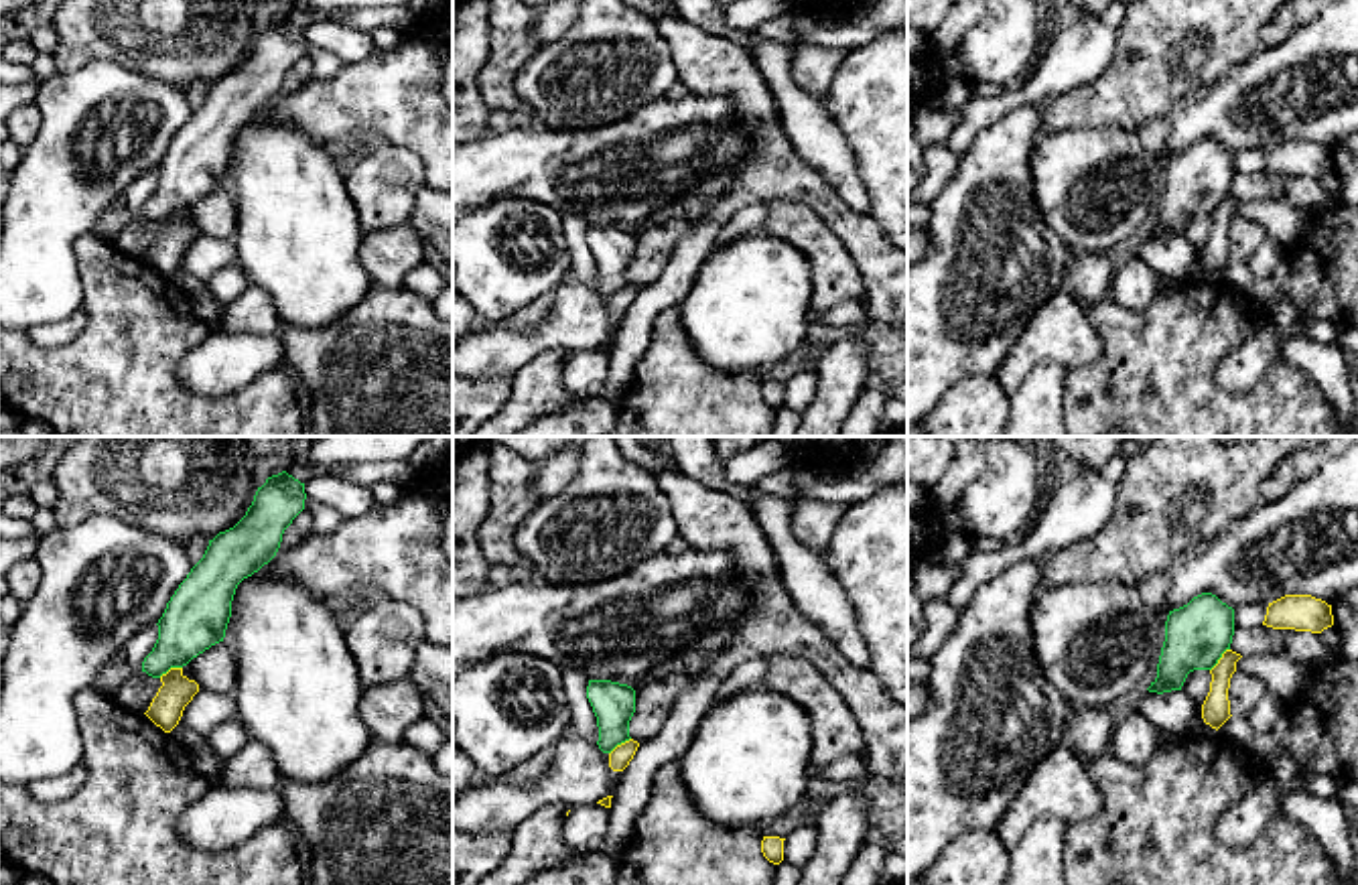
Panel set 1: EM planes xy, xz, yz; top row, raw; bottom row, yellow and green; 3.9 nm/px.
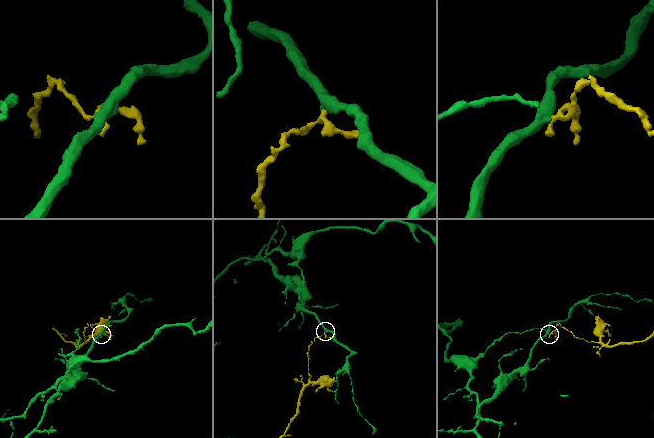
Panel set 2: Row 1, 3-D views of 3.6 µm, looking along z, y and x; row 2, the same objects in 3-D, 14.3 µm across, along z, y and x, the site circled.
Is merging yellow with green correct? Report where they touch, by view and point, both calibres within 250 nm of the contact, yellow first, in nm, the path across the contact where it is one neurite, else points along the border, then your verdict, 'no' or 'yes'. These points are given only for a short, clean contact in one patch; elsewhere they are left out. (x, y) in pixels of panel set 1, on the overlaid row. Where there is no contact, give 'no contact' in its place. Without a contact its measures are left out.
contact yz (1218, 660); calibres 110 and 260 nm; yes

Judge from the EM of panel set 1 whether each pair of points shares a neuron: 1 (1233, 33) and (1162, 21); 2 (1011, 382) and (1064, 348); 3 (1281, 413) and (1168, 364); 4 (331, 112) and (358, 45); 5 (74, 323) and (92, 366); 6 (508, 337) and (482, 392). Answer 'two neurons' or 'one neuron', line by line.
1: one neuron
2: one neuron
3: one neuron
4: two neurons
5: two neurons
6: two neurons

